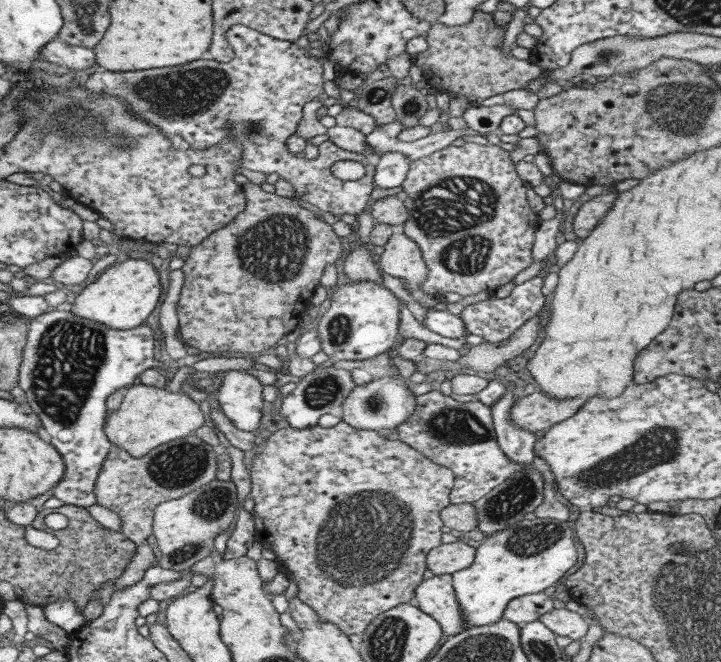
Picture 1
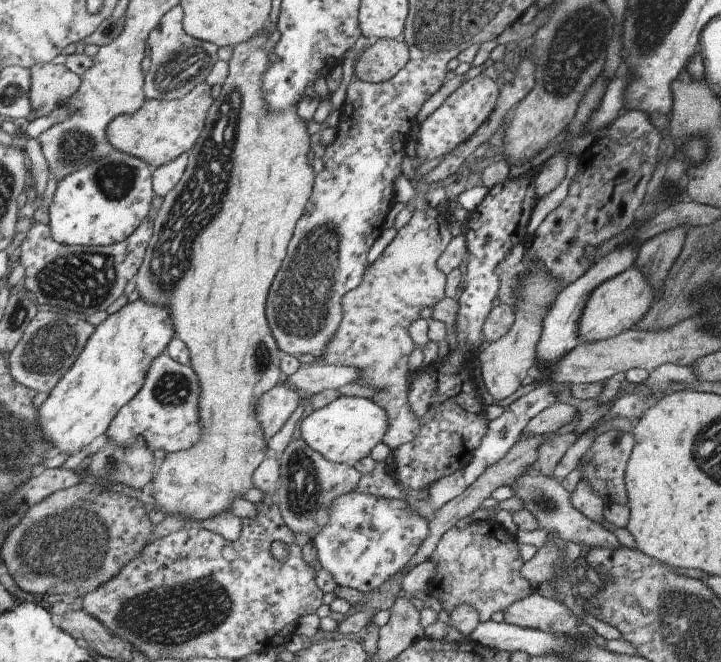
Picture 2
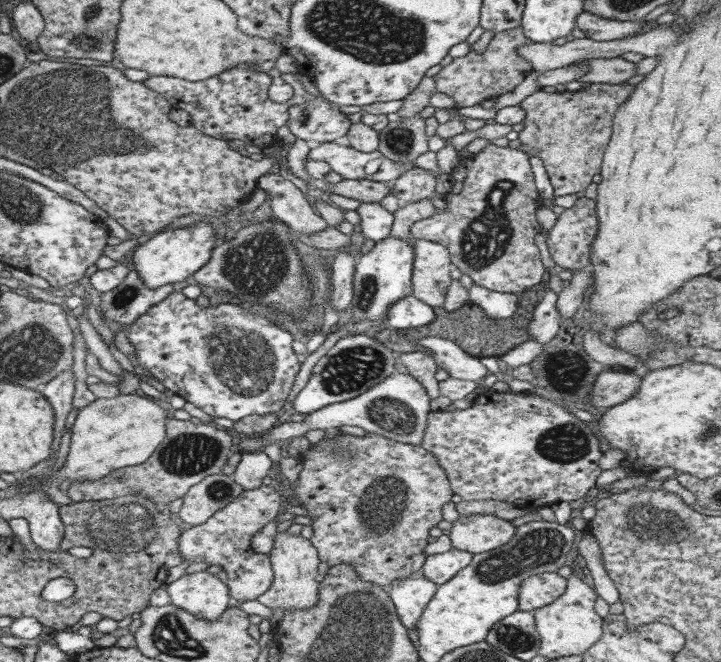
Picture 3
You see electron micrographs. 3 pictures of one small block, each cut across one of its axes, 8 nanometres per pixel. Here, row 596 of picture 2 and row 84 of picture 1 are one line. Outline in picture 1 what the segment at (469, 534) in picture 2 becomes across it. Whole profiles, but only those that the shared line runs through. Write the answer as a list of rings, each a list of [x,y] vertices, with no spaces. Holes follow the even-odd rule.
[[[478,9],[473,13],[469,24],[459,28],[441,28],[431,25],[427,48],[416,54],[412,59],[415,66],[421,69],[425,78],[433,82],[432,91],[460,94],[468,102],[480,104],[489,97],[509,92],[523,90],[526,82],[538,77],[541,70],[528,59],[520,60],[501,53],[499,48],[505,30],[496,27],[491,13]]]

